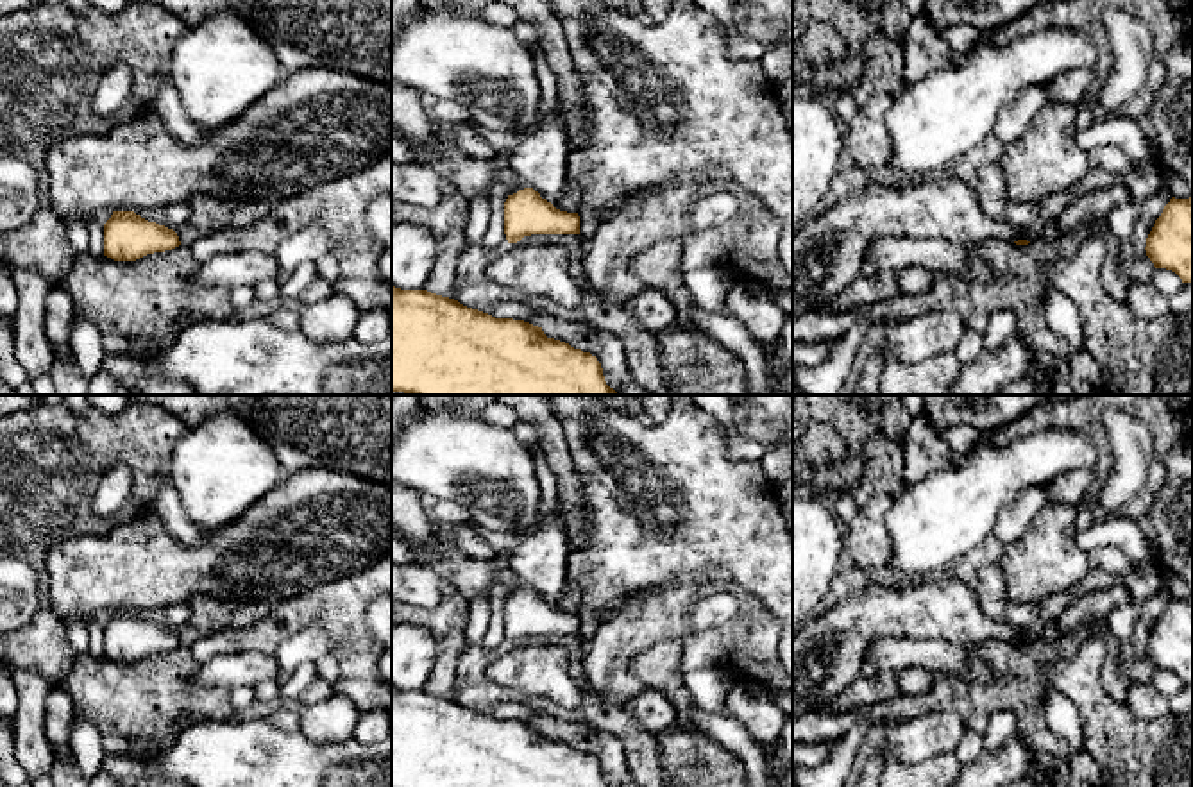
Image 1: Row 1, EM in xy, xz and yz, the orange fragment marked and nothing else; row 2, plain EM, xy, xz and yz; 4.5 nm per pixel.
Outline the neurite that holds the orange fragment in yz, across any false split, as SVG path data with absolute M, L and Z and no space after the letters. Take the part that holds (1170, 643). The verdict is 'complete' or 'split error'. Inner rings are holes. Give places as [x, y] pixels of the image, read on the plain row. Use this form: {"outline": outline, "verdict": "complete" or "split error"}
{"outline": "M1193 596L1170 599L1146 639L1145 651L1155 669L1172 671L1182 683L1193 683Z", "verdict": "complete"}

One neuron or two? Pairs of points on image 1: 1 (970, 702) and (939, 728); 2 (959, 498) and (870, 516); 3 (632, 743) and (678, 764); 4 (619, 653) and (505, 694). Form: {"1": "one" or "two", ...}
{"1": "two", "2": "two", "3": "two", "4": "two"}

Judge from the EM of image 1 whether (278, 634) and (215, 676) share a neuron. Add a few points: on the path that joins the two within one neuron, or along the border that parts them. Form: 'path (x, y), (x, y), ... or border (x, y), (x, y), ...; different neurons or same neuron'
border (272, 653), (235, 651), (215, 655), (210, 660); different neurons

